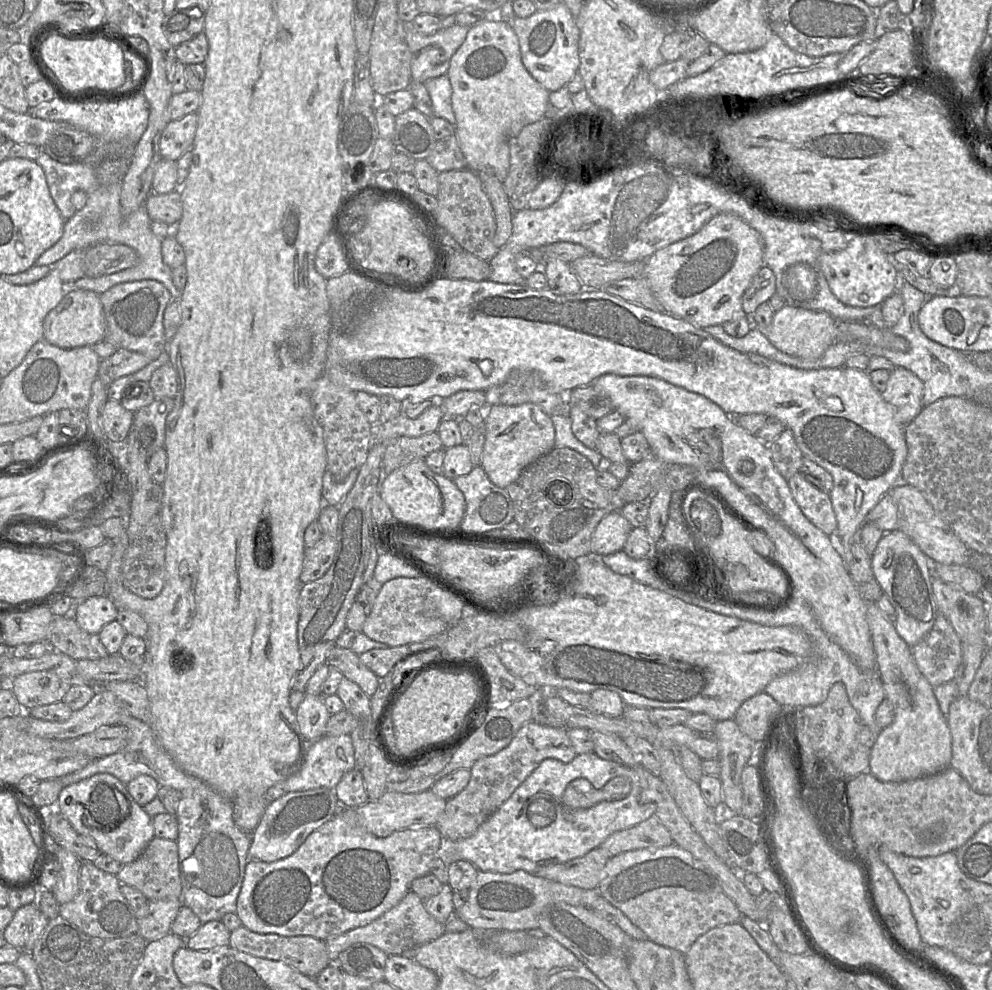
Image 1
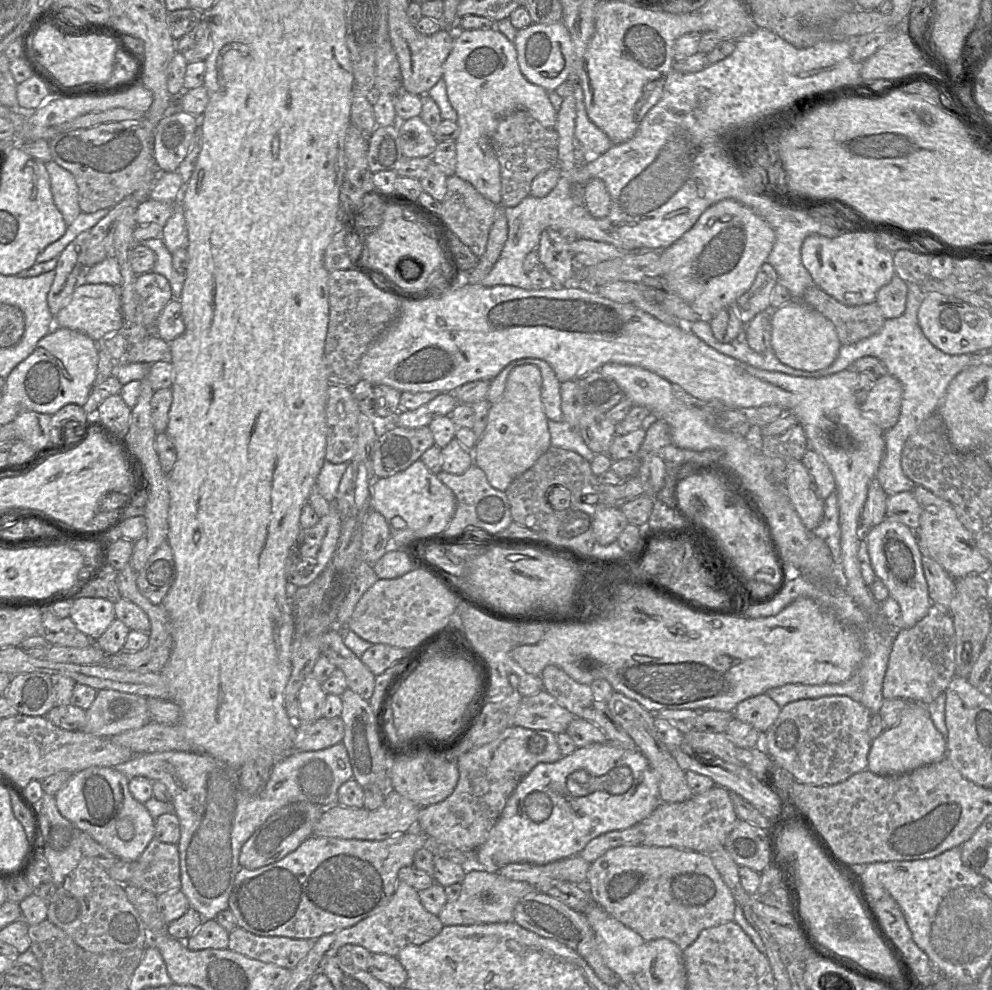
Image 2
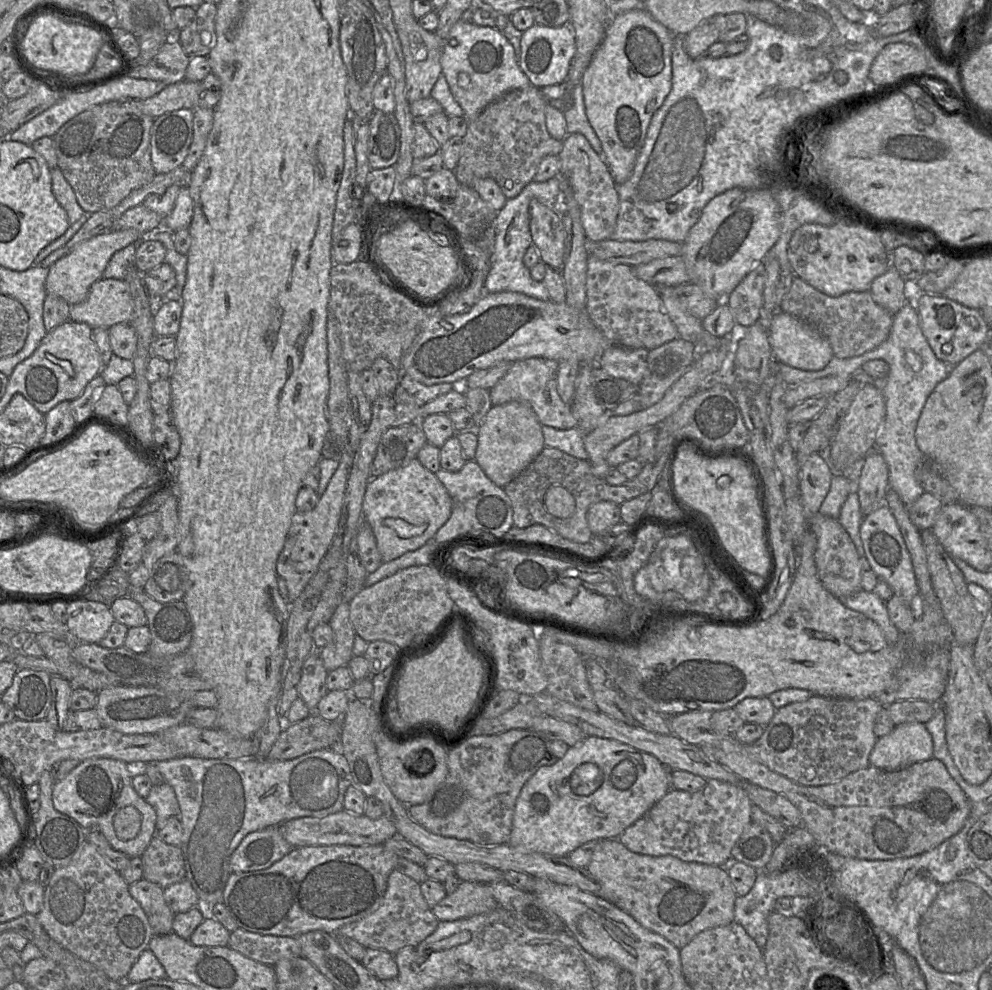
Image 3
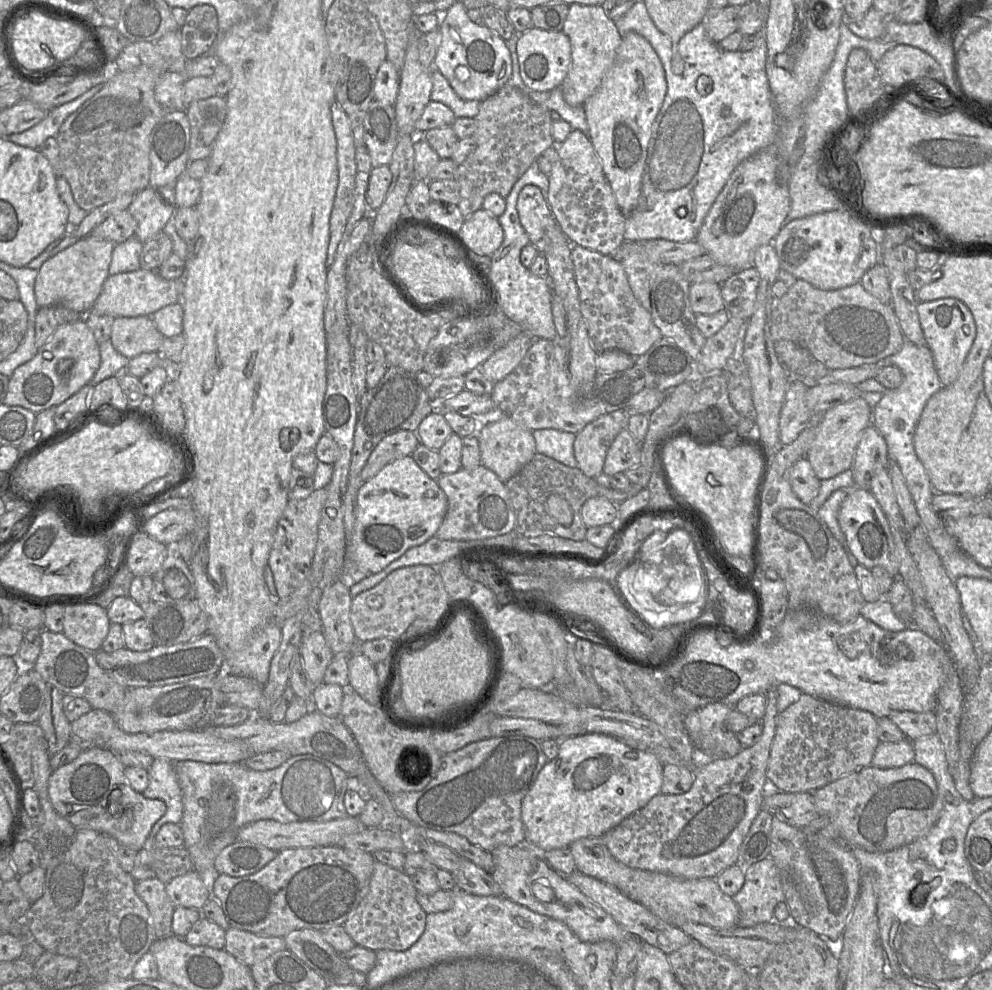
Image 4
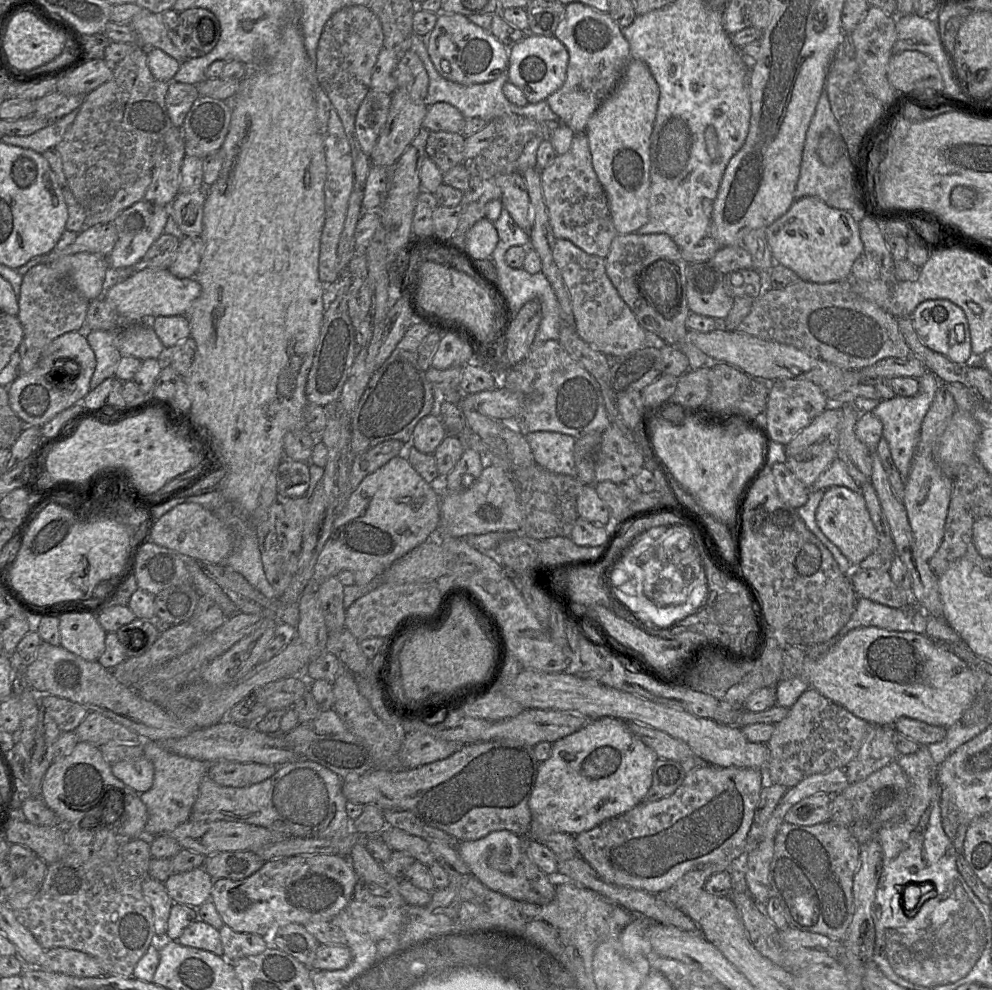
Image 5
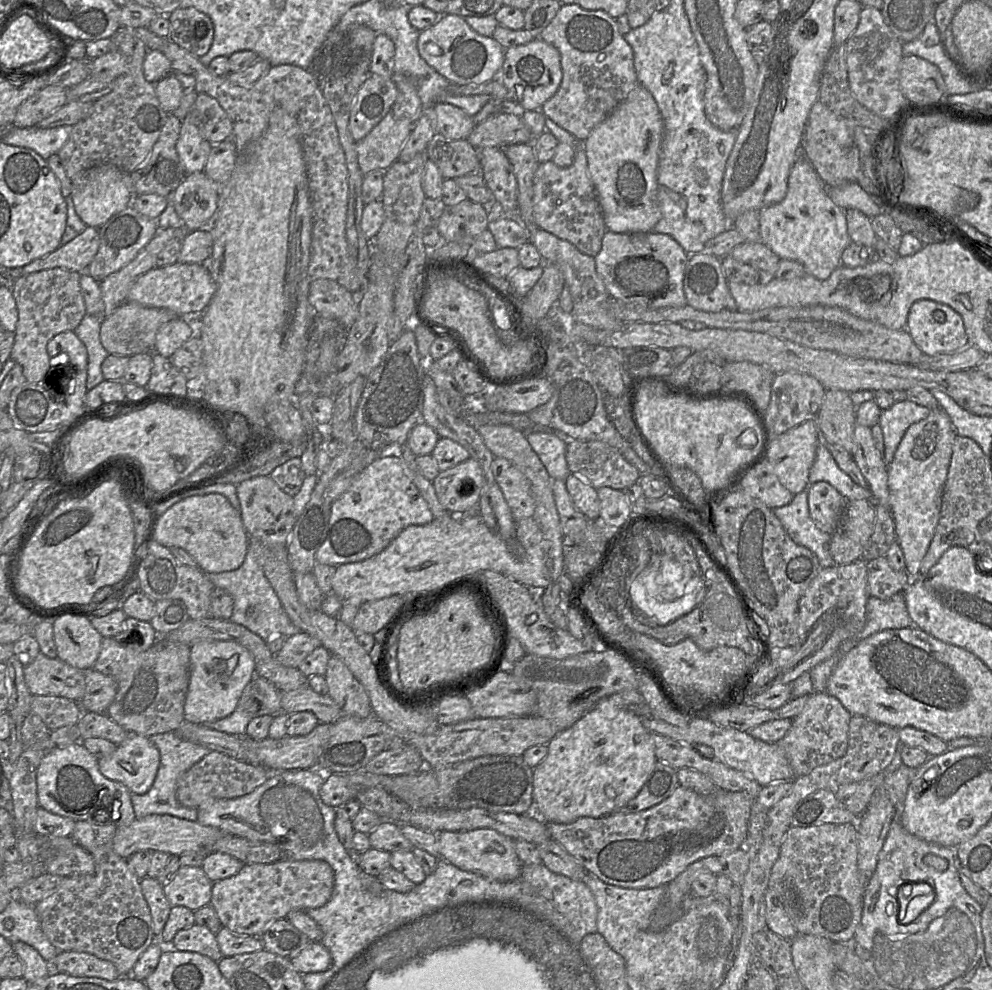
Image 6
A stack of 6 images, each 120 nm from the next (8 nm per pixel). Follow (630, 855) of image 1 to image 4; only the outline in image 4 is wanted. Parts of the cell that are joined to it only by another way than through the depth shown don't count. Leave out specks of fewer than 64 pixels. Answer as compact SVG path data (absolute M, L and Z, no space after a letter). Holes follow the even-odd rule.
M602 837L578 839L568 848L575 860L577 872L614 886L672 926L680 928L686 922L694 922L728 930L738 925L739 908L733 898L720 889L715 878L689 880L667 873L630 868L611 855Z

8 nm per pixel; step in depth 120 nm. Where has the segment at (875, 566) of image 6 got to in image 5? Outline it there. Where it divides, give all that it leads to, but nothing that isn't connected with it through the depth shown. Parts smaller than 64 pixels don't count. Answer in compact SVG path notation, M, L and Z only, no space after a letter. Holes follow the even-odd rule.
M858 569L850 578L859 598L866 598L891 608L910 607L916 604L911 588L904 589L896 585L888 571Z

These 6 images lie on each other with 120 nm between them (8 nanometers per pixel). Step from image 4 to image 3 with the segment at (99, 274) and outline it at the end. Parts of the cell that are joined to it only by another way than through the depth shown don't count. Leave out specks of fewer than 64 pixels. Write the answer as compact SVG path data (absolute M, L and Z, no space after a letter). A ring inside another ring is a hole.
M119 229L102 232L82 242L49 267L45 282L47 294L55 294L70 305L82 302L87 297L91 285L102 278L112 255L129 244L138 244L146 236L135 229Z

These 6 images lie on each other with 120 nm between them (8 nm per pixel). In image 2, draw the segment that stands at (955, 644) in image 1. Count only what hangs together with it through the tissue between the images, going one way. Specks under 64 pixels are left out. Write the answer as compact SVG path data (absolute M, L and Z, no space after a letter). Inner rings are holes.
M932 605L928 614L912 628L895 631L892 651L882 686L885 700L903 699L928 706L945 692L955 676L955 630L950 614Z

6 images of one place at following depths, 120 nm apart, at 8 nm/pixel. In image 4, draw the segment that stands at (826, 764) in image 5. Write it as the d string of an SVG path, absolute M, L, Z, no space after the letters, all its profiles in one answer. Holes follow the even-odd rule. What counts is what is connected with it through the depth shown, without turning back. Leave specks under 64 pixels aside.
M803 693L797 702L778 713L776 732L766 769L769 789L788 793L813 792L844 775L870 766L880 743L877 725L878 719L870 712L838 705Z

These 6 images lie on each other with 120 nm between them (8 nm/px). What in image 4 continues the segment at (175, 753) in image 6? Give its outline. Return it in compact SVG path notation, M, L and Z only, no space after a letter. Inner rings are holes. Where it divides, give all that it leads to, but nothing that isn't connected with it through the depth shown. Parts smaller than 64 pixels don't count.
M154 758L148 774L149 785L143 791L143 797L161 800L166 805L165 814L153 825L150 831L150 843L166 823L180 825L183 817L183 802L182 791L175 771L175 762L165 758Z

